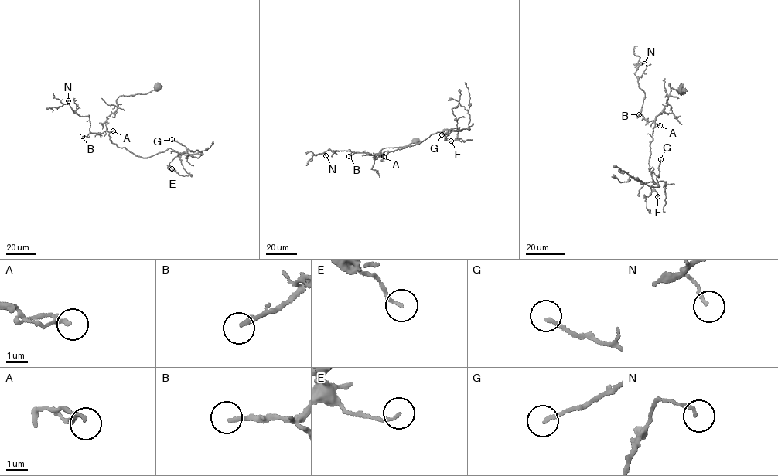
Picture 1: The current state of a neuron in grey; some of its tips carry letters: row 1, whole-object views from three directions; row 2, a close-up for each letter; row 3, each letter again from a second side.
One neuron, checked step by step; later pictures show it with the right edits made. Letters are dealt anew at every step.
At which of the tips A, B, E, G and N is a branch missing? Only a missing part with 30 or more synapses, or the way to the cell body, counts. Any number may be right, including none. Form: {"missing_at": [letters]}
{"missing_at": ["B"]}

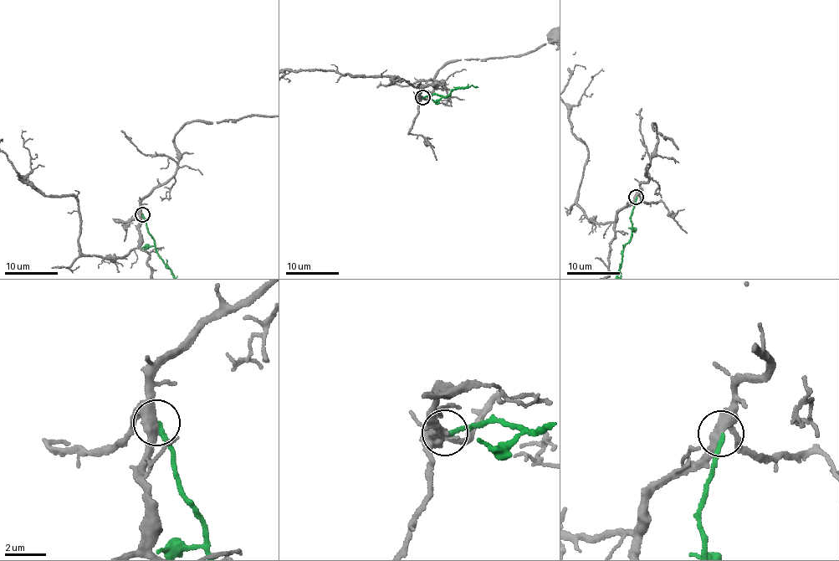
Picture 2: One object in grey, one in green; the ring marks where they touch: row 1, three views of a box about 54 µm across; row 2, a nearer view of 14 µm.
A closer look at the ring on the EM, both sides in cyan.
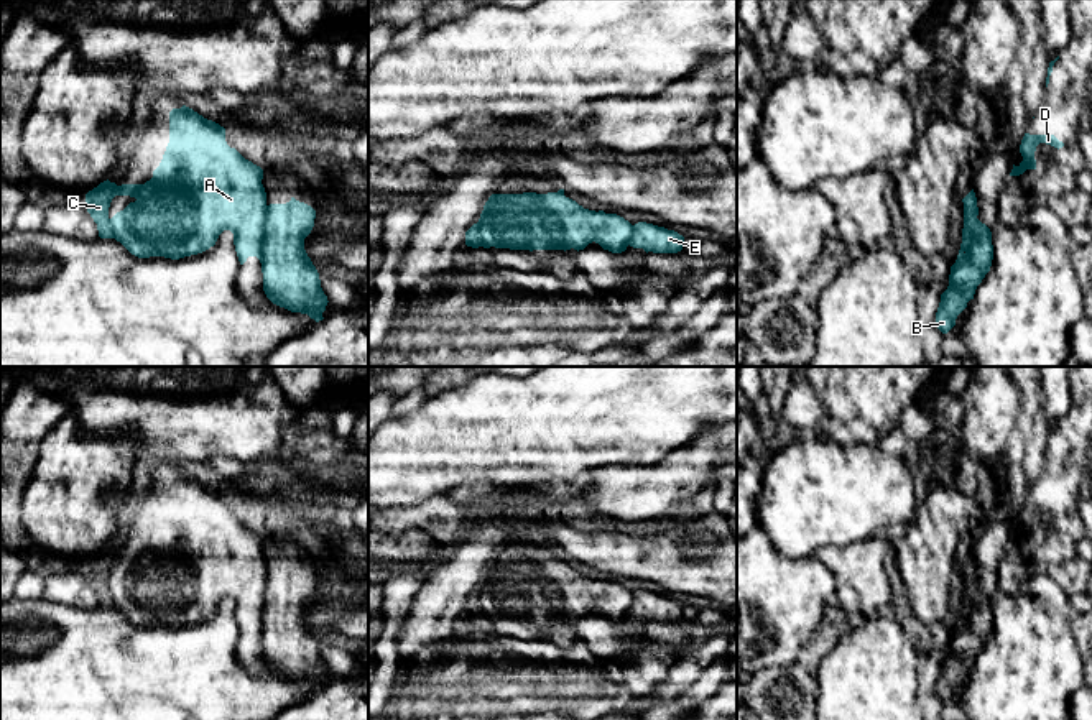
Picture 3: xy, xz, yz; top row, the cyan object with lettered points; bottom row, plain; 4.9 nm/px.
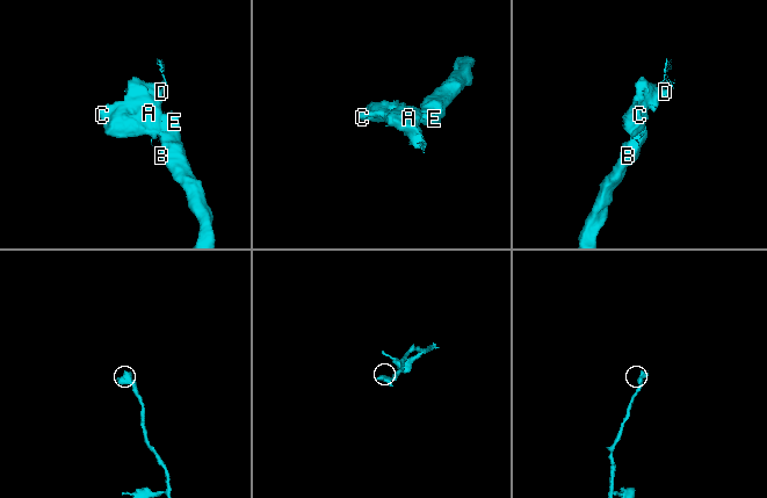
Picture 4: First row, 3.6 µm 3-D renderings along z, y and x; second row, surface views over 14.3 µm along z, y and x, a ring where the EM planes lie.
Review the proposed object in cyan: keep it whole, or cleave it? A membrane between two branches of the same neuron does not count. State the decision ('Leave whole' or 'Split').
Split

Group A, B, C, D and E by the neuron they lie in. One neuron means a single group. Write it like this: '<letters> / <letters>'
A C D / B E

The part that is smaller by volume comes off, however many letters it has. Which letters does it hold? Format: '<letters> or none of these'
A, C, D

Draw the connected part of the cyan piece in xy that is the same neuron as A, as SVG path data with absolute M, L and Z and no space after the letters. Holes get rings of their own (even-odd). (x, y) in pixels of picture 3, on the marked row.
M183 105L169 112L169 143L153 178L145 184L117 186L109 179L86 194L86 209L97 224L100 238L115 238L138 258L179 260L215 245L224 230L234 233L240 265L248 256L261 263L266 192L263 169L245 159L225 141L225 128ZM115 196L135 197L123 210L109 217Z

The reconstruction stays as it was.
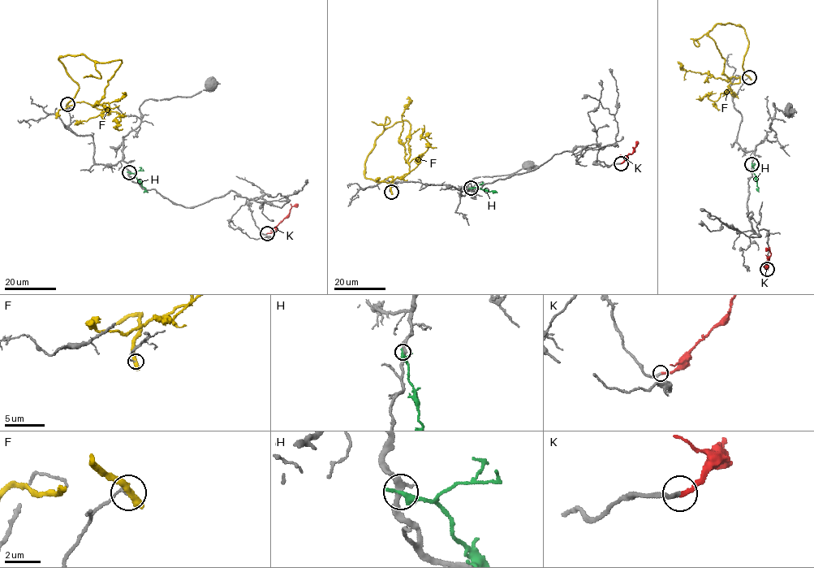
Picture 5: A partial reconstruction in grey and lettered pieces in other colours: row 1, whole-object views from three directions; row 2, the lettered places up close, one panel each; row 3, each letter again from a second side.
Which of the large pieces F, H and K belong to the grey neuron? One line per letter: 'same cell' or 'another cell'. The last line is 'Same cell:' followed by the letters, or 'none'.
F: another cell
H: another cell
K: same cell
Same cell: K

